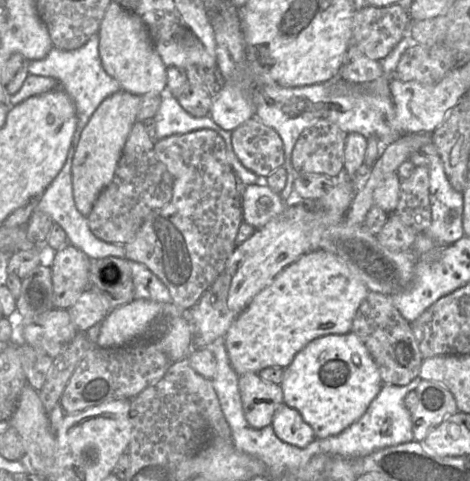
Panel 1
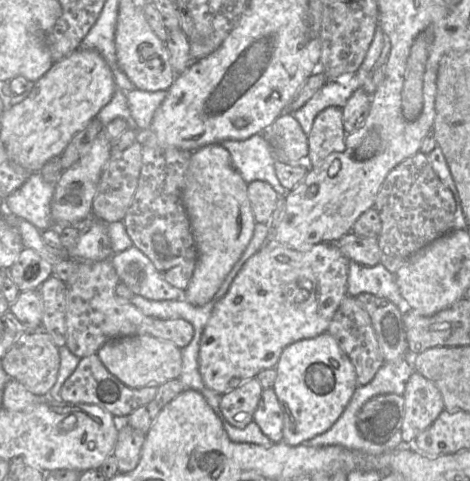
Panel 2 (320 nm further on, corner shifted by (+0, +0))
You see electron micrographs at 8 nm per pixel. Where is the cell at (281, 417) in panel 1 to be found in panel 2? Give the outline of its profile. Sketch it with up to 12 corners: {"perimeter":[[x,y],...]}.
{"perimeter":[[273,388],[263,390],[253,420],[282,442],[284,414]]}

